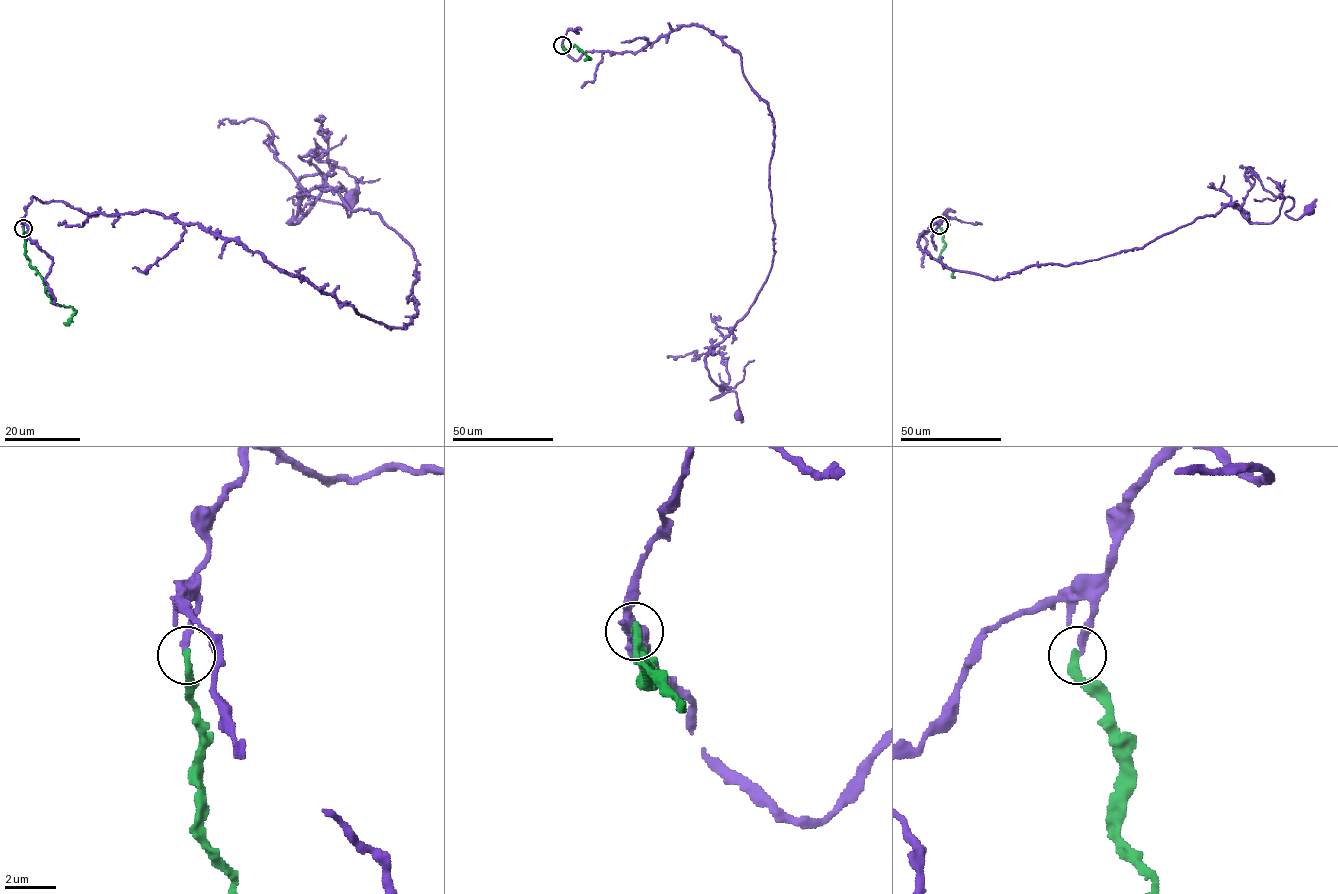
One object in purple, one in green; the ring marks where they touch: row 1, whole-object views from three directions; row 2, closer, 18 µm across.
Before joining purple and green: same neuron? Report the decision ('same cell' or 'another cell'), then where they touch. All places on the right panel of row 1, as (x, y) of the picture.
same cell; place (939, 225)

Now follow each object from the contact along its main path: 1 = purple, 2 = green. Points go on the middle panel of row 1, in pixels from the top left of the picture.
1: (562, 46), (636, 52), (697, 24), (767, 104), (772, 267), (705, 358), (710, 399), (734, 391), (740, 416)
2: (562, 45), (566, 51), (574, 45), (590, 58), (584, 60)

